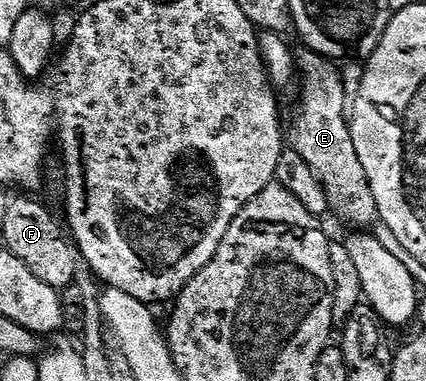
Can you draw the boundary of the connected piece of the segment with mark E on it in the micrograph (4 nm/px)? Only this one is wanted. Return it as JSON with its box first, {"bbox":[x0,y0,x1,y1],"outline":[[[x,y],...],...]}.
{"bbox":[288,45,379,229],"outline":[[[302,45],[299,48],[293,56],[297,78],[302,78],[302,96],[298,99],[294,128],[288,131],[289,138],[290,135],[294,138],[293,150],[310,166],[324,193],[328,193],[332,215],[351,223],[354,229],[373,228],[379,222],[378,206],[376,197],[372,197],[372,185],[368,185],[368,173],[364,173],[356,145],[352,145],[350,121],[344,115],[345,89],[339,64],[310,47]]]}

